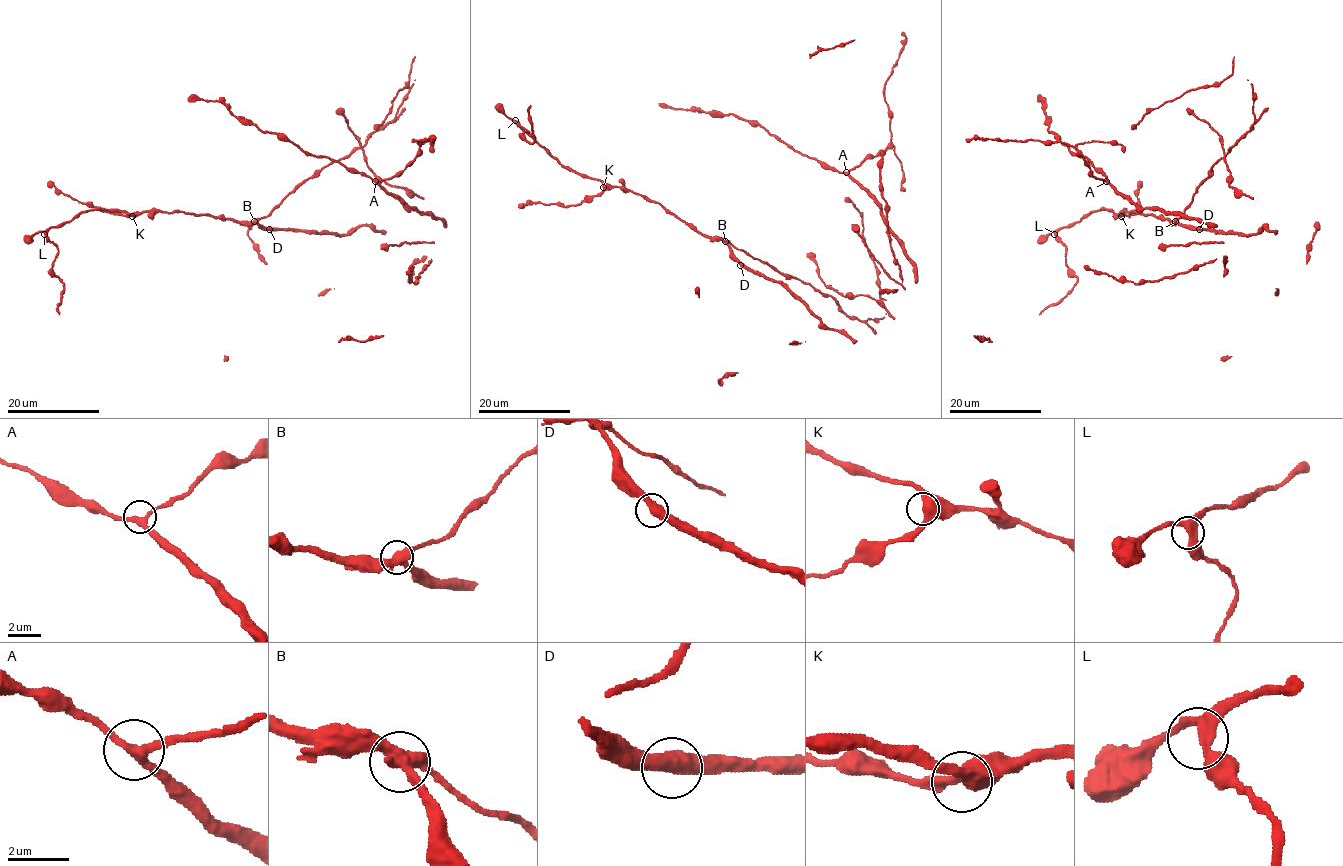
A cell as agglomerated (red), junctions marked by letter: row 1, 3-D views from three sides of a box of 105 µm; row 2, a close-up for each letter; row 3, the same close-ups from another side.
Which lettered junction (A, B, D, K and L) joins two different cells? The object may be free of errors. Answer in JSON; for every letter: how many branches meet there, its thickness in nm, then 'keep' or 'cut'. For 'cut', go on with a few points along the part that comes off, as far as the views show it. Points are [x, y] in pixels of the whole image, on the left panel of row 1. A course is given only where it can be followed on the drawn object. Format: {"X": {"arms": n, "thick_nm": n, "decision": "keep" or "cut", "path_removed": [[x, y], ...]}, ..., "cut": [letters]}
{"A": {"arms": 3, "thick_nm": 280, "decision": "keep"}, "B": {"arms": 3, "thick_nm": 420, "decision": "cut"}, "D": {"arms": 2, "thick_nm": 500, "decision": "keep"}, "K": {"arms": 3, "thick_nm": 440, "decision": "keep"}, "L": {"arms": 3, "thick_nm": 360, "decision": "keep"}, "cut": ["B"]}

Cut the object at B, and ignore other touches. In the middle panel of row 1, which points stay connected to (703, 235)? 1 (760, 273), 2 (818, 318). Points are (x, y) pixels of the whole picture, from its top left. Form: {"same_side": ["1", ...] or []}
{"same_side": ["1", "2"]}

